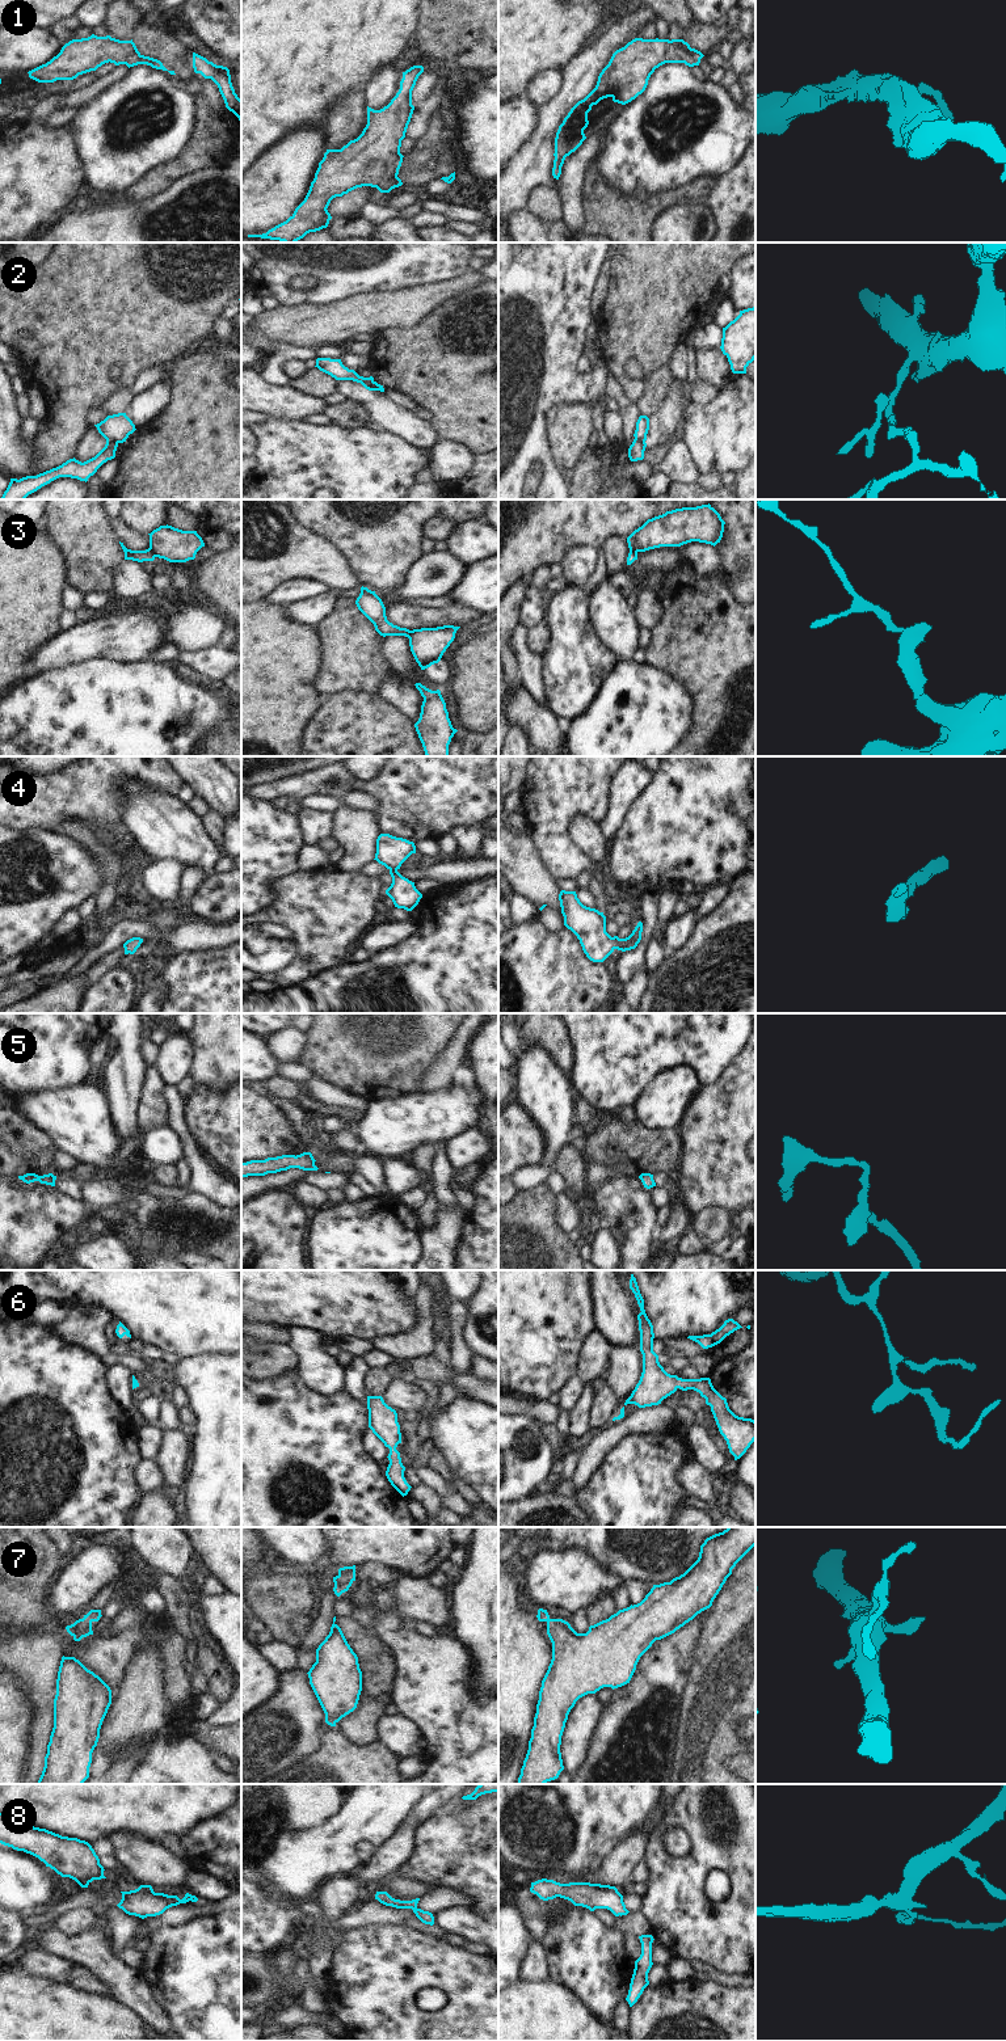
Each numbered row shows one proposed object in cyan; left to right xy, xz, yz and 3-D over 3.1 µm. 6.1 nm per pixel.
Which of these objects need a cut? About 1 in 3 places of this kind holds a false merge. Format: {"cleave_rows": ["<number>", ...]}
{"cleave_rows": ["2", "3"]}

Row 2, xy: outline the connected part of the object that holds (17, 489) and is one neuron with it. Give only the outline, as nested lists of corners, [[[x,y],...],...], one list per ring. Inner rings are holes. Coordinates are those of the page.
[[[106,440],[105,447],[94,457],[84,463],[73,457],[62,465],[37,476],[26,476],[20,480],[10,478],[1,499],[25,499],[29,494],[37,492],[59,477],[71,477],[87,482],[88,478],[93,476],[104,463],[115,457],[117,447],[117,442]]]

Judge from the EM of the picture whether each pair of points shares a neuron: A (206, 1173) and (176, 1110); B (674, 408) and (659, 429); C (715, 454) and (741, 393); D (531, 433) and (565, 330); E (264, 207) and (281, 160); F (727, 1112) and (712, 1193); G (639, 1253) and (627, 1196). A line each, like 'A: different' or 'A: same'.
A: same
B: same
C: same
D: same
E: same
F: same
G: same

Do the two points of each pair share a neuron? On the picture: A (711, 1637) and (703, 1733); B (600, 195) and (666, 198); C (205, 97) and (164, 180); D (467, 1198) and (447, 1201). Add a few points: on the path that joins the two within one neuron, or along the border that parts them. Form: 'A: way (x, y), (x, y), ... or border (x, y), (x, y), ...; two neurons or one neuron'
A: way (711, 1661), (711, 1710); one neuron
B: way (617, 210), (649, 210); one neuron
C: way (206, 118), (206, 140), (185, 161); one neuron
D: border (450, 1189), (457, 1204); two neurons

